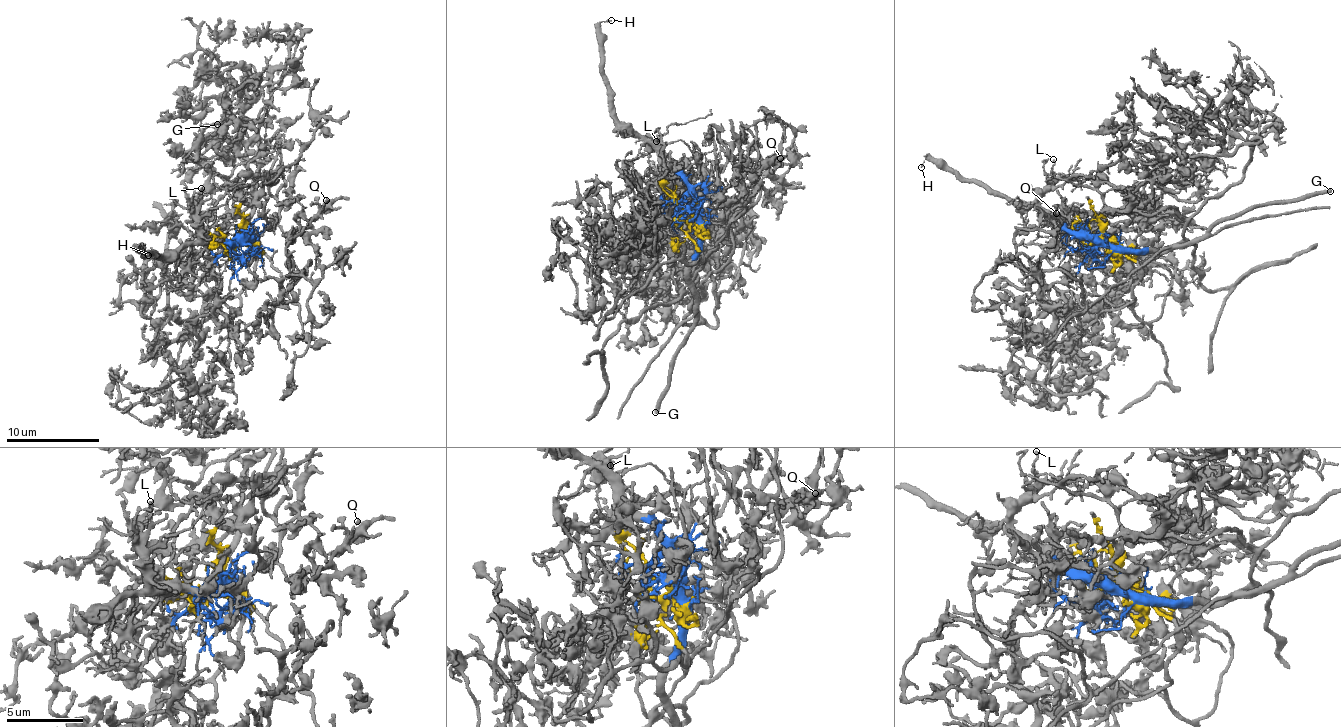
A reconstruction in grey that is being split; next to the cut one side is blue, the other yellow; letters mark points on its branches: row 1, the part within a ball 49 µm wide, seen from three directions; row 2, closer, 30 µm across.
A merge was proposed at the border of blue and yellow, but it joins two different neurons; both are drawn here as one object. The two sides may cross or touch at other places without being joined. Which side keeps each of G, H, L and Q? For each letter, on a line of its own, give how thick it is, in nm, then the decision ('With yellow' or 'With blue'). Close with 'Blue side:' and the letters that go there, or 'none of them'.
G: Thickness 320 nm. With blue
H: Thickness 110 nm. With blue
L: Thickness 110 nm. With blue
Q: Thickness 140 nm. With yellow
Blue side: G, H, L

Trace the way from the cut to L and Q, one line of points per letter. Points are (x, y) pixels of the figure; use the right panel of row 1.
L: (1103, 242), (1080, 238), (1053, 221), (1040, 205), (1040, 194), (1052, 180), (1054, 159)
Q: (1103, 242), (1137, 266), (1089, 306), (1064, 272), (1018, 260), (1018, 233), (1057, 232), (1056, 213)

